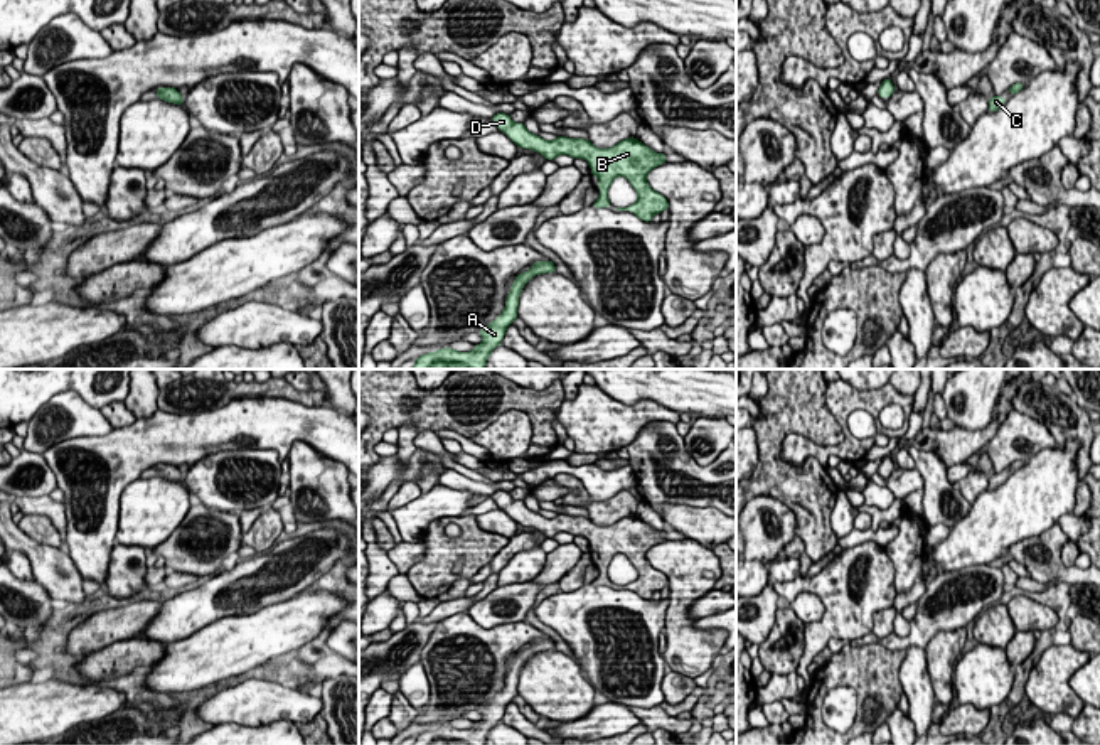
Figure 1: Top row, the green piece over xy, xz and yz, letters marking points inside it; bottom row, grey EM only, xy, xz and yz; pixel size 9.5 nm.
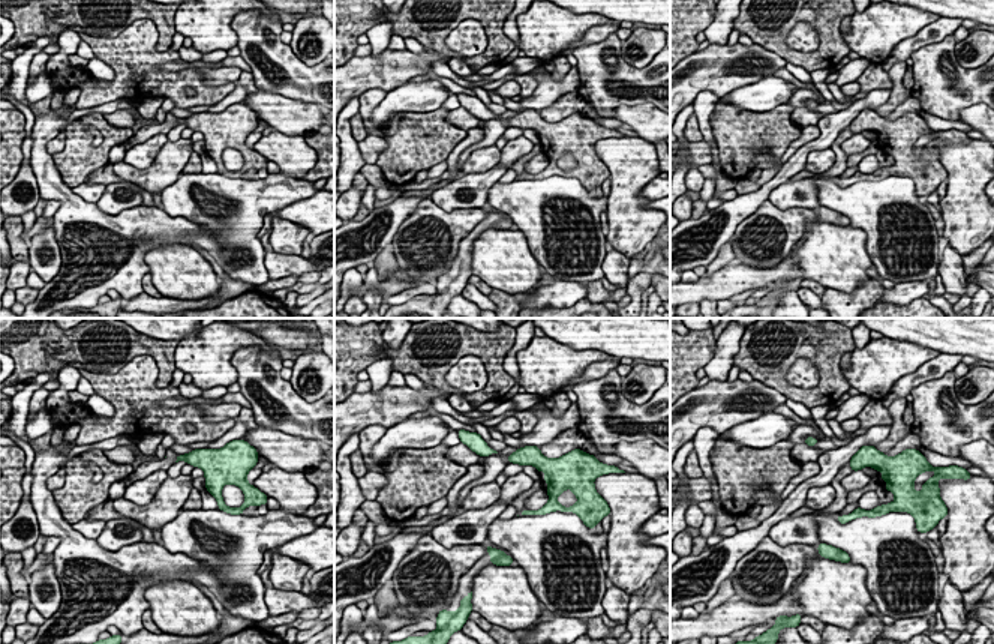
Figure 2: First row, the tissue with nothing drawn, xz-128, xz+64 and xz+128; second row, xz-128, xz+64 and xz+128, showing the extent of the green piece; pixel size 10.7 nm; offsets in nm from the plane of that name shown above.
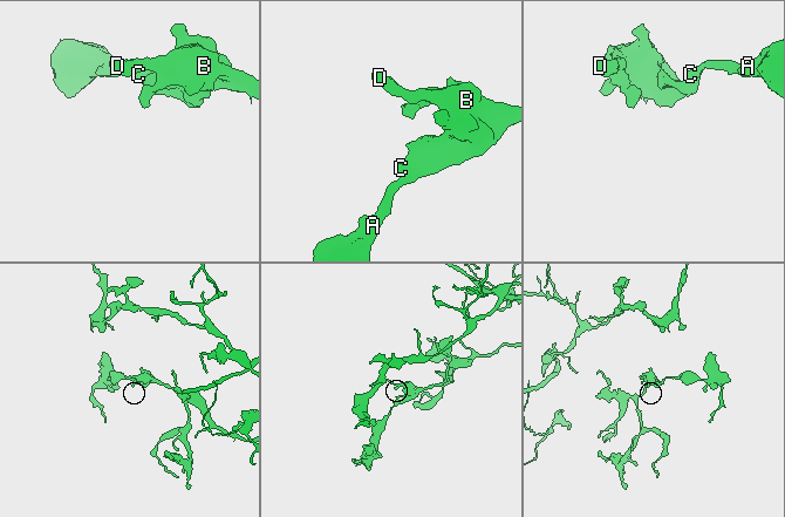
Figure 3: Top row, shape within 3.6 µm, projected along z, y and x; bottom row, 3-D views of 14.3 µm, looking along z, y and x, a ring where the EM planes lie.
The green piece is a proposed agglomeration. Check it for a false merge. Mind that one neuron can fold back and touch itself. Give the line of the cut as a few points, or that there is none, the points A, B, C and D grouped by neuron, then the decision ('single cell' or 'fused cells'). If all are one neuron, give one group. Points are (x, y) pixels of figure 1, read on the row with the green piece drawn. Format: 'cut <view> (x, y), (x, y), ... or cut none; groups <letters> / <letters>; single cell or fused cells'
cut none; groups A B C D; single cell

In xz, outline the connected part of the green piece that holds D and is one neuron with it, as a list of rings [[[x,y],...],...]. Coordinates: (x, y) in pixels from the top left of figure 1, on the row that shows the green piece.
[[[495,113],[492,121],[517,147],[539,152],[546,160],[554,160],[558,155],[586,160],[591,175],[598,179],[600,197],[591,206],[595,209],[611,207],[608,189],[618,175],[632,184],[638,199],[628,207],[617,207],[617,211],[630,211],[638,219],[650,222],[655,214],[669,209],[667,199],[654,190],[645,179],[652,169],[665,163],[665,153],[655,153],[637,137],[625,138],[610,148],[598,148],[585,138],[558,137],[551,142],[544,140],[531,133],[524,123],[512,121],[505,113]]]

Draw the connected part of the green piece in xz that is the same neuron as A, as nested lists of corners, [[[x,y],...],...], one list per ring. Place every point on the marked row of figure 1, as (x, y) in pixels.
[[[547,260],[536,261],[529,271],[517,275],[505,298],[504,312],[487,329],[478,330],[483,340],[473,351],[438,349],[416,357],[416,364],[411,369],[485,369],[489,356],[502,344],[507,327],[517,319],[519,297],[524,285],[536,275],[554,271],[556,265]]]

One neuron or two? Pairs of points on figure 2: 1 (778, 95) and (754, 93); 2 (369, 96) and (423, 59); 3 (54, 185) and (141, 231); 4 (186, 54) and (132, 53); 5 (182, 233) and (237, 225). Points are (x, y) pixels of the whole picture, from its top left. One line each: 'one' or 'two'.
1: one
2: two
3: one
4: two
5: two

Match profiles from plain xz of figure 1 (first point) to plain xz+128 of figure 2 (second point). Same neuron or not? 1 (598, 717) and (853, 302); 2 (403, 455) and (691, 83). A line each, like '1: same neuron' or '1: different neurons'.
1: different neurons
2: different neurons

